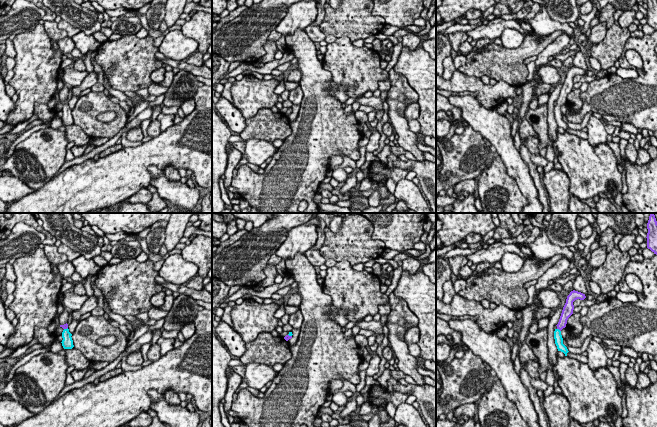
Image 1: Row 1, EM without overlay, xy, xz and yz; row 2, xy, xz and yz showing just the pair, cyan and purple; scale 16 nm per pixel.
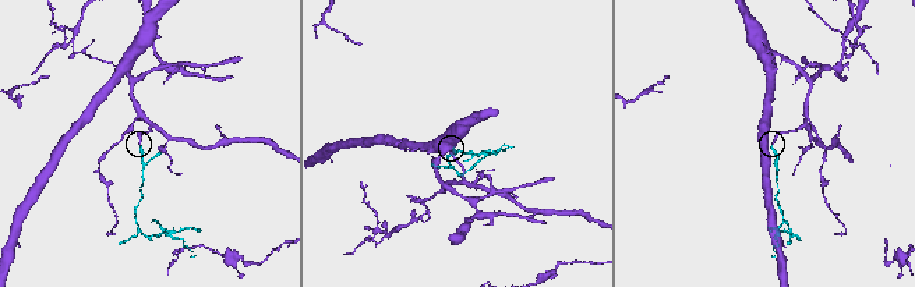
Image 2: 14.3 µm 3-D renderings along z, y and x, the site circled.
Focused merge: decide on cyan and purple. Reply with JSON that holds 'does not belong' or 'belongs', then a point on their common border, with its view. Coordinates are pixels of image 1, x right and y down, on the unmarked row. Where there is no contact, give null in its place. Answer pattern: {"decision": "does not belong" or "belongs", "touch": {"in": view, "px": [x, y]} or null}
{"decision": "belongs", "touch": {"in": "yz", "px": [559, 106]}}

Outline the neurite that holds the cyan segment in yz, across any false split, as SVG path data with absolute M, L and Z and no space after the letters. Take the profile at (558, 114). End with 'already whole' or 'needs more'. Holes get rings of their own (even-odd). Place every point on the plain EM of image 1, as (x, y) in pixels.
M575 66L571 67L570 70L567 72L566 79L563 83L559 98L556 101L557 104L554 107L555 120L557 122L558 127L563 128L565 132L567 132L567 129L569 127L567 123L563 120L561 106L566 103L568 94L573 90L574 86L573 78L577 75L584 76L585 74L586 74L585 70Z | needs more

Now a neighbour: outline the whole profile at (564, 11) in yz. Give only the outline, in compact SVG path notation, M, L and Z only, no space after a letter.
M549 0L545 9L552 20L560 23L576 22L580 16L576 0Z

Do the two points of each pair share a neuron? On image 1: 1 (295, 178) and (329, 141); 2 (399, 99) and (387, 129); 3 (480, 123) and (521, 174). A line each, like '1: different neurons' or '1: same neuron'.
1: same neuron
2: different neurons
3: same neuron

